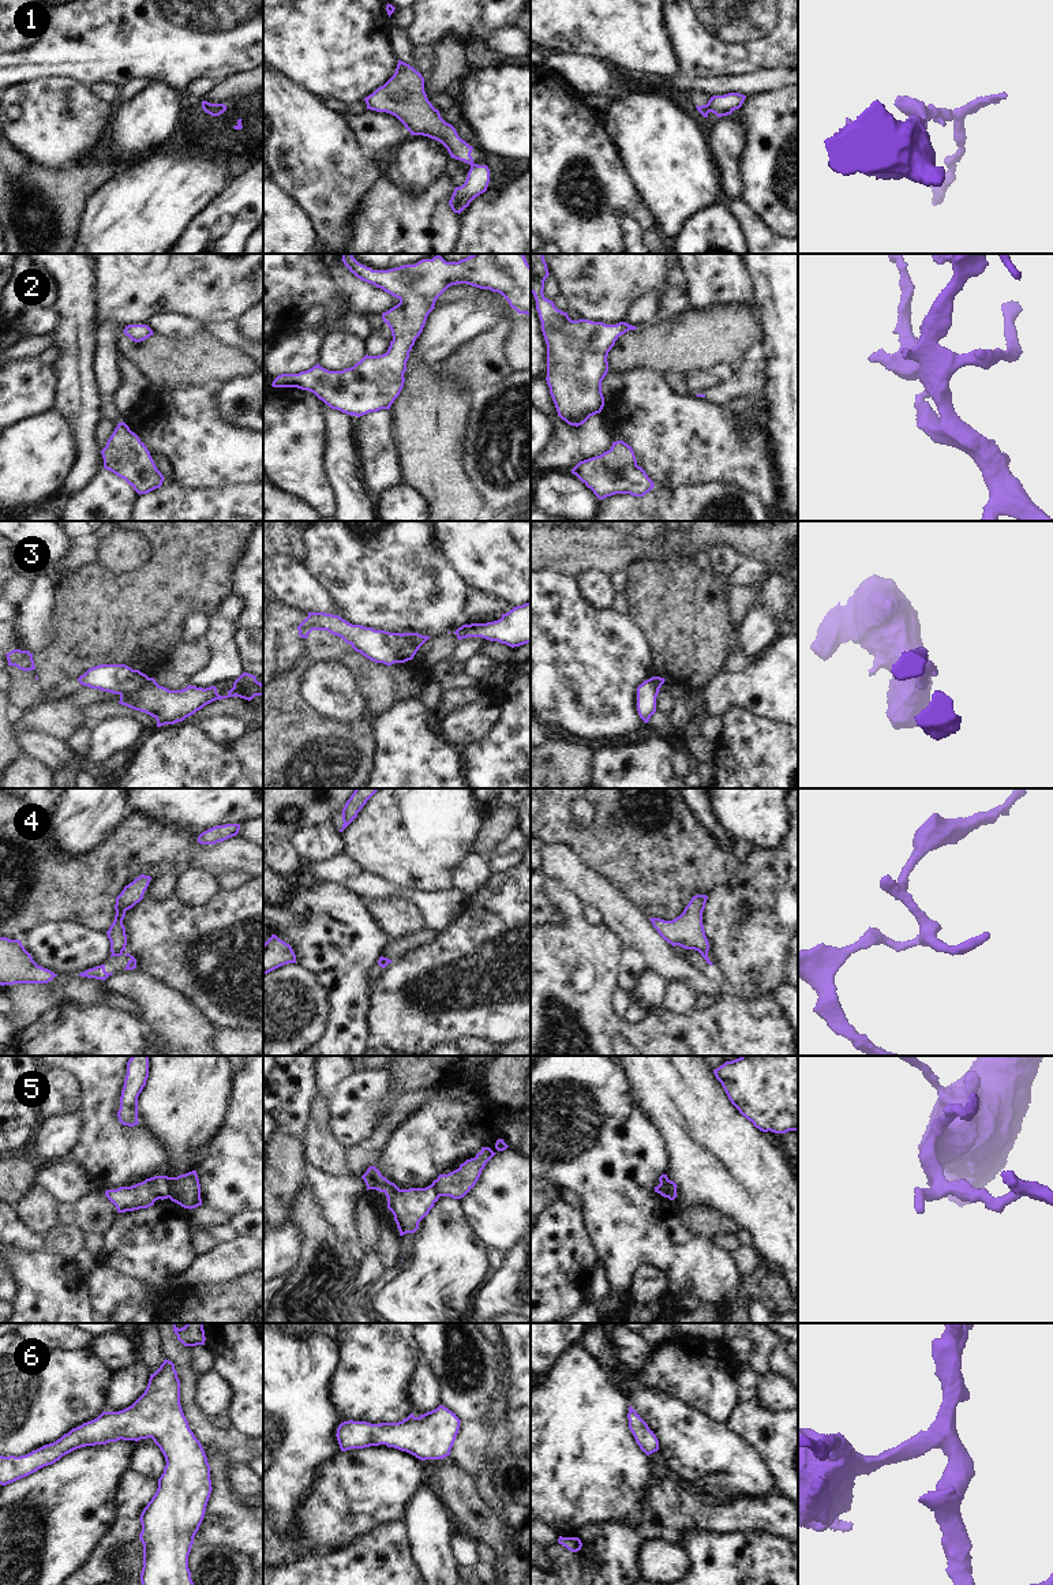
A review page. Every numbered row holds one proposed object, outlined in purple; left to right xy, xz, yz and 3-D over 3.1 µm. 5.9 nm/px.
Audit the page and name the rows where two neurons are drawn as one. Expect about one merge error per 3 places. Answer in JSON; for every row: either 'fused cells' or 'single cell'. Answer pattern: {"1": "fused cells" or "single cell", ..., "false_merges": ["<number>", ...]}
{"1": "fused cells", "2": "single cell", "3": "fused cells", "4": "fused cells", "5": "fused cells", "6": "single cell", "false_merges": ["1", "3", "4", "5"]}

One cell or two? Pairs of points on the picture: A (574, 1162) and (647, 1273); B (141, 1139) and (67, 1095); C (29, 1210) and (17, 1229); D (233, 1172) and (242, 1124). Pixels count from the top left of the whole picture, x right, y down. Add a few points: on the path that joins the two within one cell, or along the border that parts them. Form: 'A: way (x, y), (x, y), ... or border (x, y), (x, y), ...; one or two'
A: border (669, 1278), (643, 1266), (633, 1278), (630, 1296); two
B: border (70, 1074), (79, 1085), (79, 1112); two
C: border (14, 1206), (18, 1217), (30, 1229), (44, 1236); two
D: way (242, 1160), (242, 1136); one

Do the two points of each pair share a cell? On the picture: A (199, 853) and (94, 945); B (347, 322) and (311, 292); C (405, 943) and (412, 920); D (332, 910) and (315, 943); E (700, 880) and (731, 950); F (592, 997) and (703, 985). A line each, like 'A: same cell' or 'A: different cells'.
A: different cells
B: different cells
C: different cells
D: same cell
E: different cells
F: different cells

